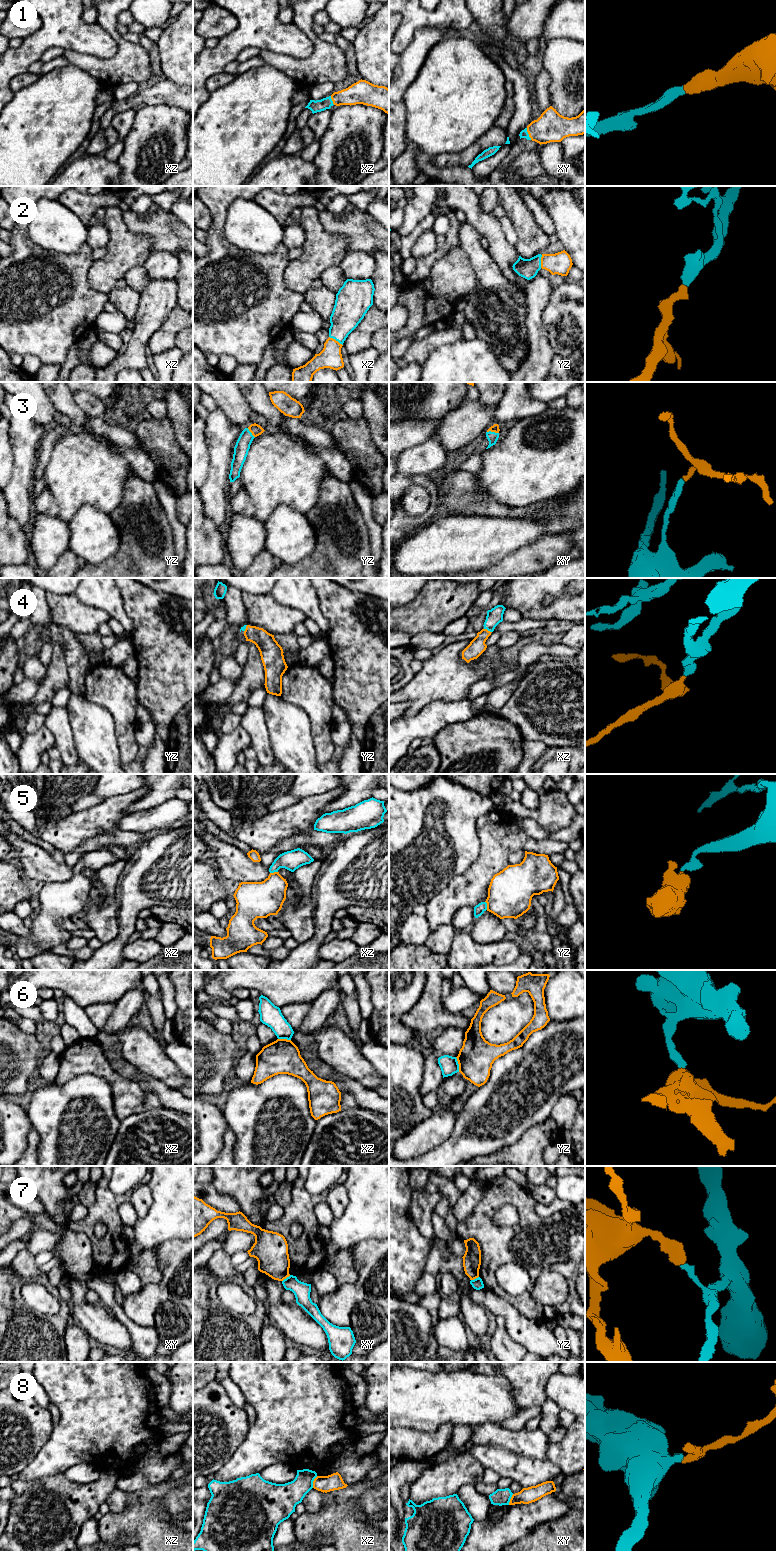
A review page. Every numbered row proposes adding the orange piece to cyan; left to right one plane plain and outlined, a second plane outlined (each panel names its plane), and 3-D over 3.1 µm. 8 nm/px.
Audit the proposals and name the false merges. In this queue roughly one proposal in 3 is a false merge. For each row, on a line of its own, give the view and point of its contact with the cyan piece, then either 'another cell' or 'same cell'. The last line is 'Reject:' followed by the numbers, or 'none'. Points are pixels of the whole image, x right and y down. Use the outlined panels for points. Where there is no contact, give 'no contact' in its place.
1: xy (528, 134) | same cell
2: xz (336, 340) | same cell
3: xy (493, 432) | same cell
4: xz (488, 630) | same cell
5: yz (486, 905) | same cell
6: yz (458, 1064) | another cell
7: xy (287, 1277) | another cell
8: xz (312, 1482) | another cell
Reject: 6, 7, 8

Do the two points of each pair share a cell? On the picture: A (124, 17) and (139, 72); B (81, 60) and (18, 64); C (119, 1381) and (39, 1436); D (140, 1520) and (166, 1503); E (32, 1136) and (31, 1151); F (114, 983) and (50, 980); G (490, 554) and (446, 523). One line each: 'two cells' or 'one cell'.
A: two cells
B: two cells
C: two cells
D: two cells
E: one cell
F: one cell
G: one cell

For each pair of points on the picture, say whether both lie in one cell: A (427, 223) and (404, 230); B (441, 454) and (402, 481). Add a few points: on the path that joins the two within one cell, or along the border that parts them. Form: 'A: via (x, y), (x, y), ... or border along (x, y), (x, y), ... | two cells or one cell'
A: border along (430, 212), (408, 234), (401, 237) | two cells
B: border along (399, 472), (405, 475), (428, 476) | two cells

